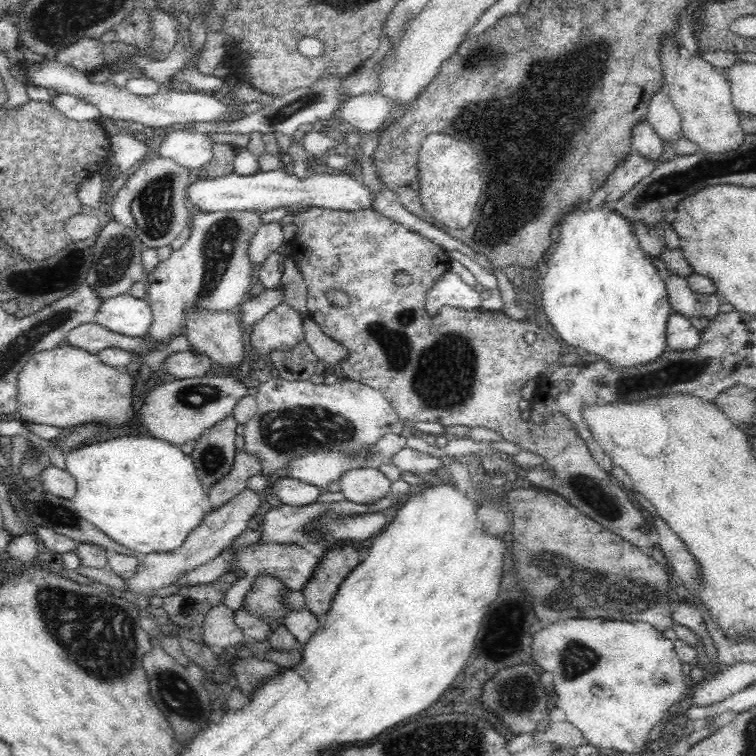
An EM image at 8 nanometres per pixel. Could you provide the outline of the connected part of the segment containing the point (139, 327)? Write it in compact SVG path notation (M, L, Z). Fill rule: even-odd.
M130 292L107 298L98 308L94 322L130 337L144 337L151 326L151 307L145 298L132 297Z

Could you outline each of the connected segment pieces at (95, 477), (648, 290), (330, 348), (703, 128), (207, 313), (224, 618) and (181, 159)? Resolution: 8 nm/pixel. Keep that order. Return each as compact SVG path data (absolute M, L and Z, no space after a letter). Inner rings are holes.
M138 436L95 439L66 455L66 470L77 484L72 500L78 515L139 556L178 549L205 518L202 502L207 500L207 494L193 459L168 442Z
M605 204L591 209L582 209L582 205L574 207L559 220L553 241L556 238L560 244L550 255L547 272L540 284L542 310L546 310L547 320L566 344L602 356L610 369L647 365L666 348L685 351L699 344L701 332L692 326L689 318L671 310L665 282L650 256L640 248L635 228L614 209Z
M312 319L303 320L303 329L304 340L318 360L324 360L328 366L340 365L345 360L347 350L339 342L326 336Z
M672 41L662 42L662 69L670 99L681 116L680 136L704 153L727 153L738 149L745 132L739 123L740 116L733 109L728 81L720 76L720 71L702 55L688 55L681 45L678 49Z
M188 306L184 310L185 333L193 351L205 354L211 362L223 368L237 368L244 360L244 339L242 324L230 310L203 310L203 307Z
M223 603L211 608L201 629L203 644L219 652L241 642L243 632L234 624L234 615Z
M178 130L164 138L155 155L168 157L181 167L196 171L212 160L214 144L208 133Z

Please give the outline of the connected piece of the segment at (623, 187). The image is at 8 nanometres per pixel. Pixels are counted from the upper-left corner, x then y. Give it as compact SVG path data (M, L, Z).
M628 154L624 160L609 174L602 189L606 191L605 202L618 200L626 196L643 178L646 178L655 168L656 163L642 157L640 154Z

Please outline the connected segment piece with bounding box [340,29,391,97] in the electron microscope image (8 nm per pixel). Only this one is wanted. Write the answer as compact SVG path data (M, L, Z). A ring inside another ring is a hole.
M383 29L383 35L380 38L378 50L367 58L354 73L342 78L340 84L341 92L345 97L360 96L362 94L376 92L376 78L372 78L372 70L376 70L377 63L384 54L388 52L388 46L391 46L390 39L386 36Z

